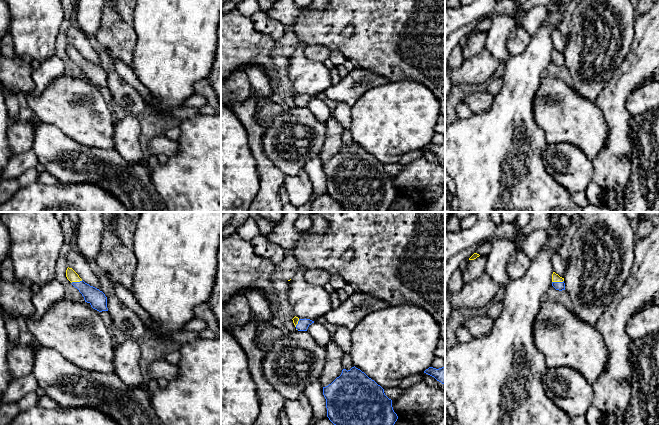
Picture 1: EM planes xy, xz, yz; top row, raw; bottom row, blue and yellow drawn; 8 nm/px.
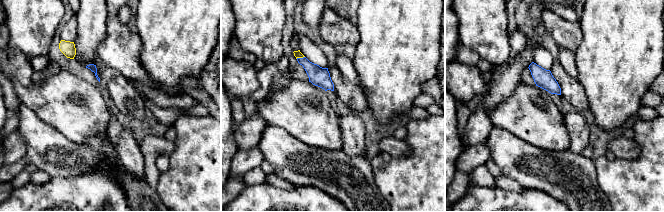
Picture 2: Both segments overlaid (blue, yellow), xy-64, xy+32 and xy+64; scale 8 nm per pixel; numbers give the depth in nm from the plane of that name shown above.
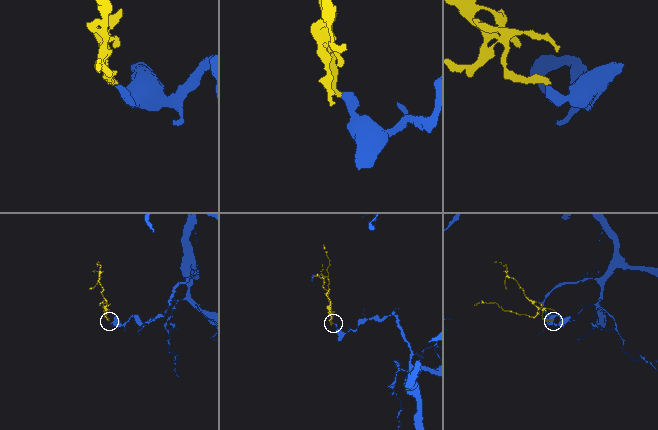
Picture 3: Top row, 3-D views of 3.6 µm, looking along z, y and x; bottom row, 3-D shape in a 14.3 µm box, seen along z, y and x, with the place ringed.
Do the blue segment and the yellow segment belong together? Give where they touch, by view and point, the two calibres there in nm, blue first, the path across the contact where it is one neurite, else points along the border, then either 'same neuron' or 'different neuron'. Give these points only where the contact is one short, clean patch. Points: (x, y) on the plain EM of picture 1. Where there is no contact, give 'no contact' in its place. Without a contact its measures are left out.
contact yz (557, 58); calibres 70 and 60 nm; same neuron

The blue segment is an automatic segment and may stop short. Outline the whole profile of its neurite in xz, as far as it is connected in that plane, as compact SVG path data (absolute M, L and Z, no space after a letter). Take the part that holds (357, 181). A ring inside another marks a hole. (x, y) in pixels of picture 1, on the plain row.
M355 142L323 163L327 193L344 212L388 212L398 195L384 165Z

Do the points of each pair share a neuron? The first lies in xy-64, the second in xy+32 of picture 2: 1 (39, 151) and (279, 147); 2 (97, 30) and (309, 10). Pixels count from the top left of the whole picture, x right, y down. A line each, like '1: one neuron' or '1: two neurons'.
1: one neuron
2: one neuron

